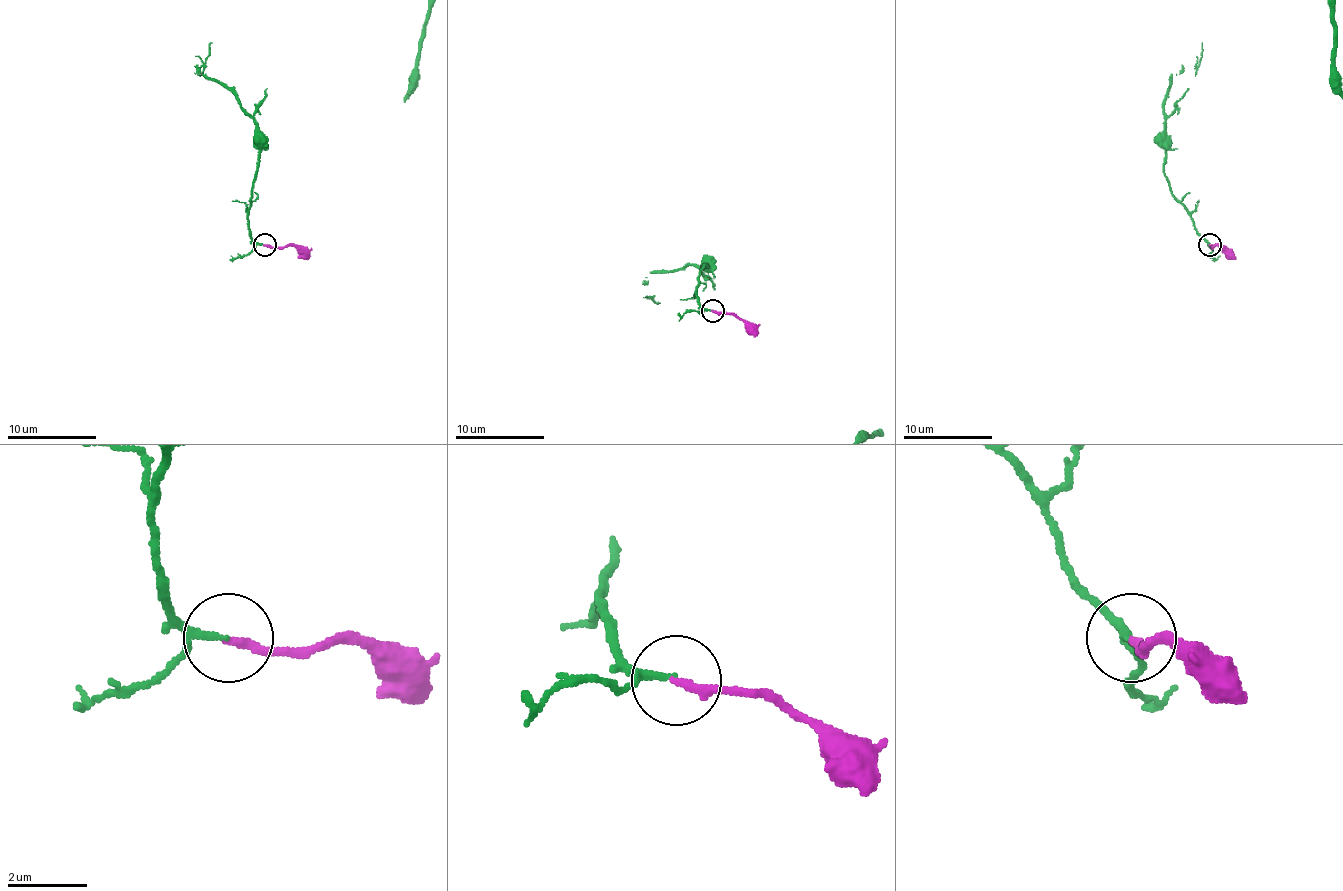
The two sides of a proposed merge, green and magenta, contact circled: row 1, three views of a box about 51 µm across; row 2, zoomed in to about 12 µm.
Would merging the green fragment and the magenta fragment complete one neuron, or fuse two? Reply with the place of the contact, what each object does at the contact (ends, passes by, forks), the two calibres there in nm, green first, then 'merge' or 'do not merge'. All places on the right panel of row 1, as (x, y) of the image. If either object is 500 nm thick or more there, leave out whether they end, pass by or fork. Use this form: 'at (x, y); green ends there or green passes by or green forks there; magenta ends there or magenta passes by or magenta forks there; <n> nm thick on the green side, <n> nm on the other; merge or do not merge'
at (1210, 244); green passes by; magenta ends there; 120 nm thick on the green side, 220 nm on the other; merge

